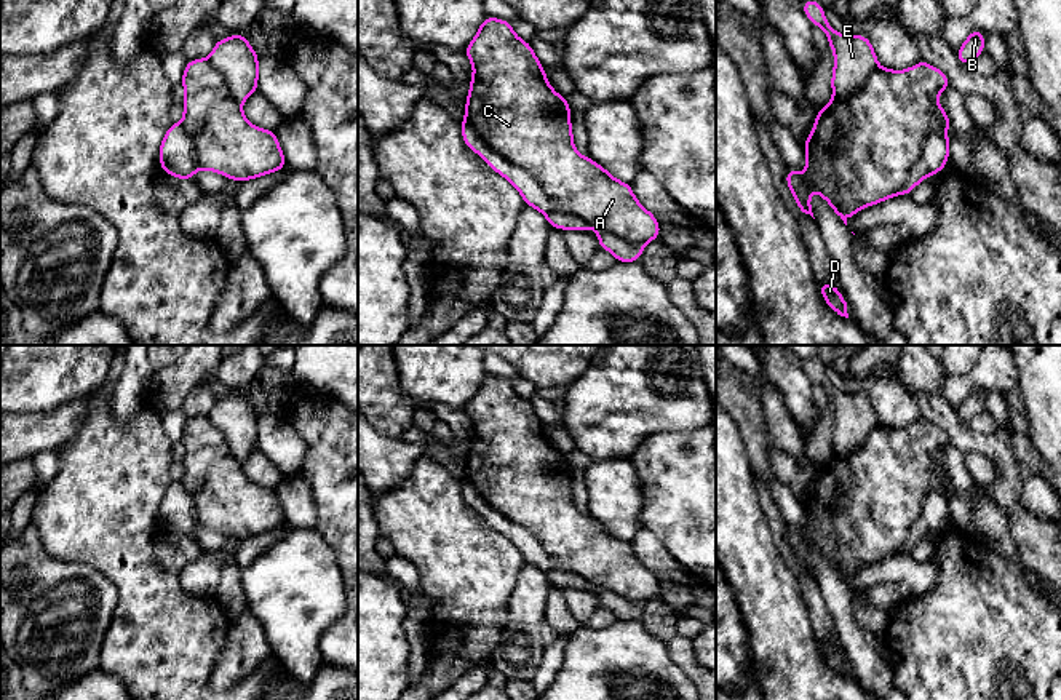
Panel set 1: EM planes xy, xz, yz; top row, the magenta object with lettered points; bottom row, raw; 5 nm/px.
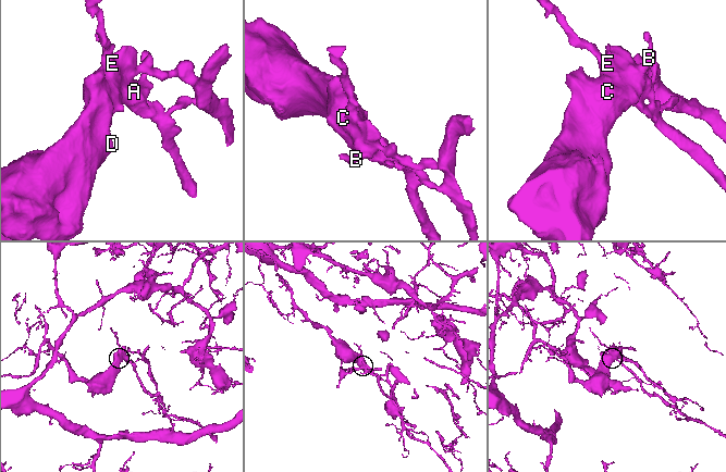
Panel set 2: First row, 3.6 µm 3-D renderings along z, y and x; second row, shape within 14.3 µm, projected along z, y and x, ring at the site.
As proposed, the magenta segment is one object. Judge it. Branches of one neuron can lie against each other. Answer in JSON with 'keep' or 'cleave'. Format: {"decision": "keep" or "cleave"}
{"decision": "cleave"}

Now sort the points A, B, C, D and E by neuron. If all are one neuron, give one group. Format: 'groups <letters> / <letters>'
groups A B C D / E

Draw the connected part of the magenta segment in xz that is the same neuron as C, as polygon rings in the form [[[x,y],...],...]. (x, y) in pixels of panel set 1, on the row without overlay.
[[[486,374],[463,411],[473,424],[465,460],[465,478],[491,507],[510,521],[526,527],[559,566],[583,577],[593,587],[607,588],[639,606],[660,596],[660,580],[638,559],[631,542],[615,537],[599,521],[590,515],[582,515],[575,508],[569,459],[551,446],[545,425],[537,417],[530,401],[523,400],[508,379]]]

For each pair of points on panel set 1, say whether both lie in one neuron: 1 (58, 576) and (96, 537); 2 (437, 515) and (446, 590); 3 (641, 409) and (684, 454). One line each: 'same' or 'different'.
1: different
2: same
3: different

